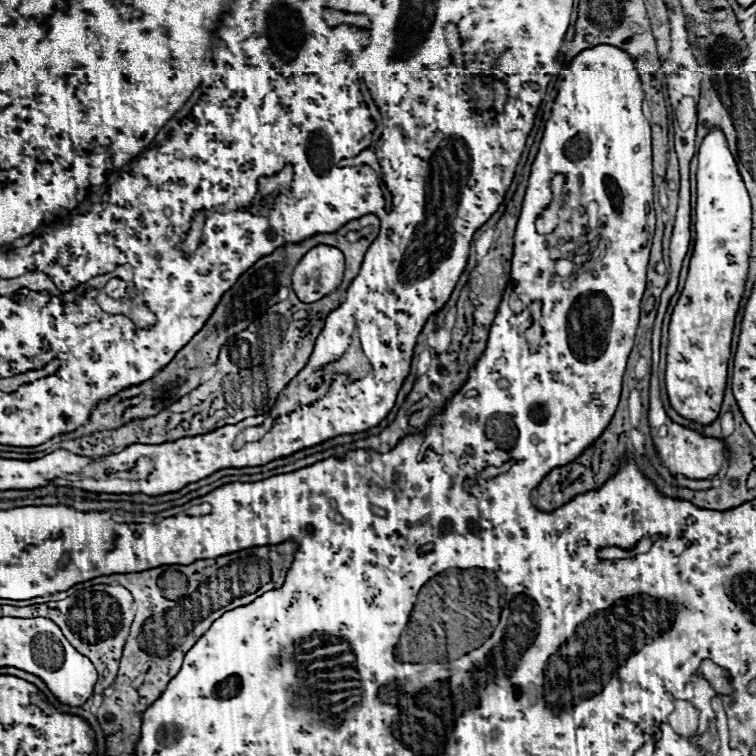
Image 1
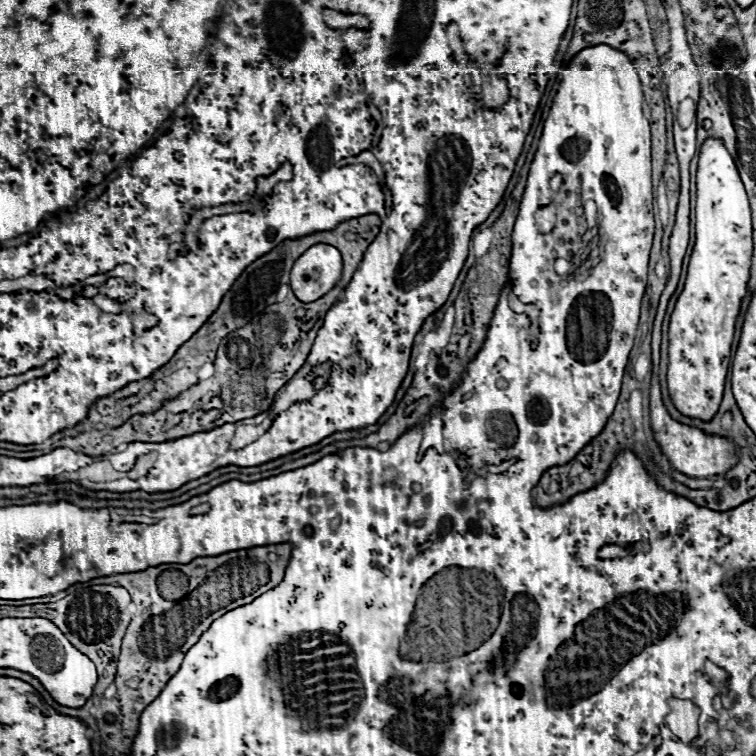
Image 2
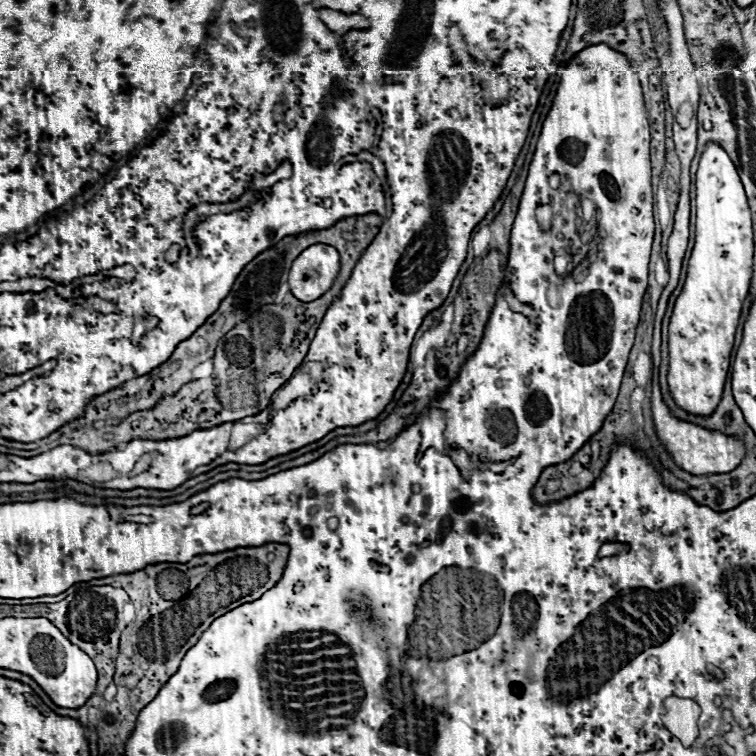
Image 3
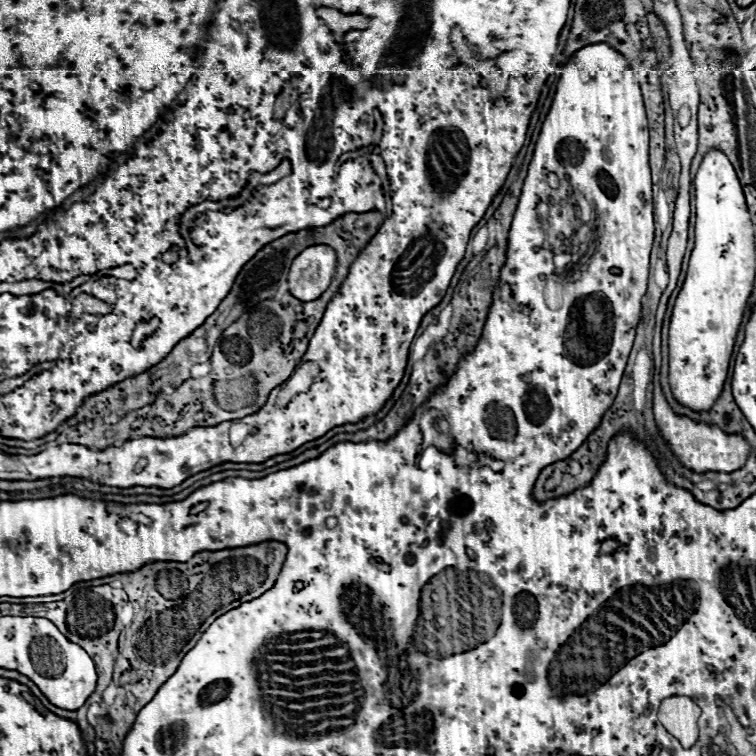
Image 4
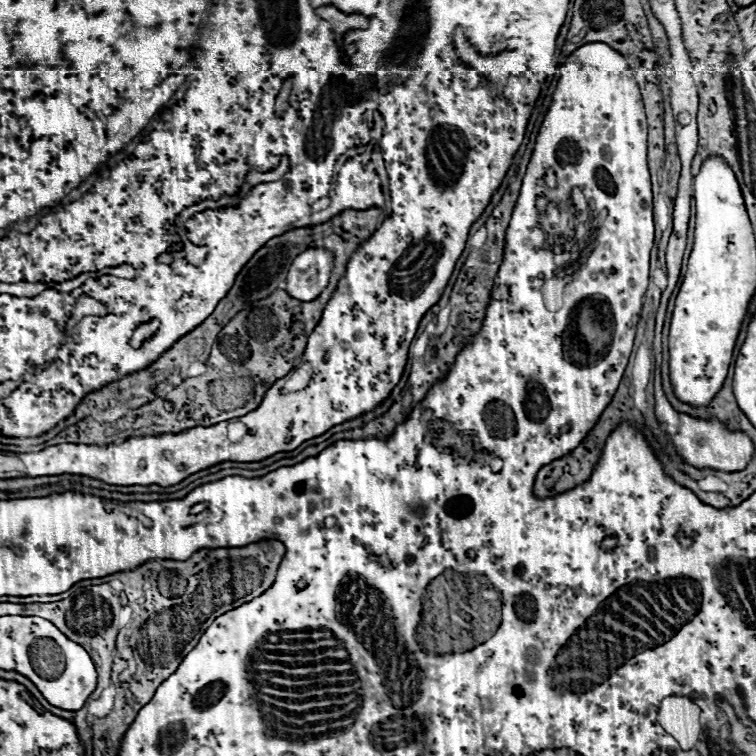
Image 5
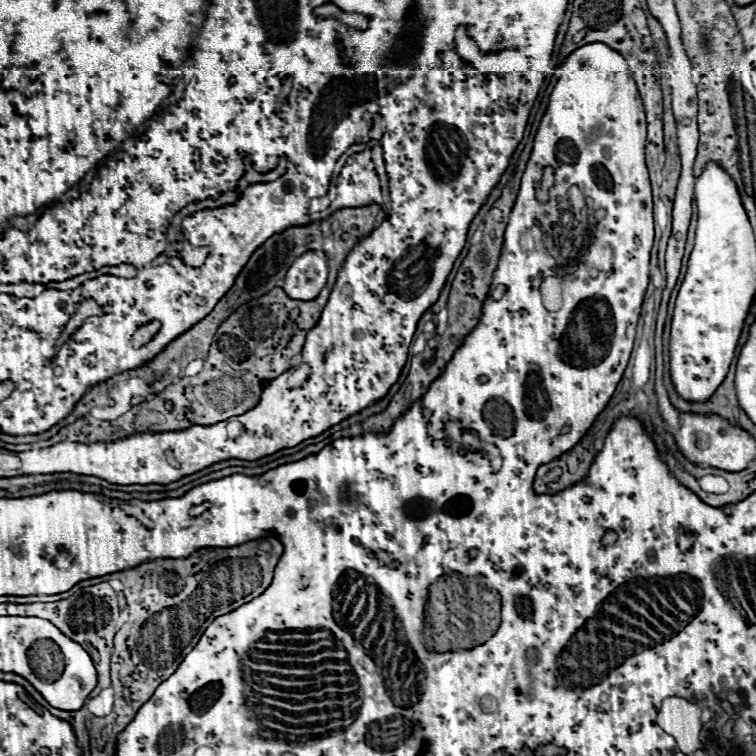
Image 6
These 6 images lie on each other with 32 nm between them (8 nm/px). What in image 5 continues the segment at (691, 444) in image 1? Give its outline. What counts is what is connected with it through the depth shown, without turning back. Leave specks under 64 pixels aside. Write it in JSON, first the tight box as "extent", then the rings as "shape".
{"extent":[654,368,754,472],"shape":[[[656,368],[656,378],[654,378],[654,398],[656,398],[656,418],[660,422],[660,426],[664,428],[666,436],[670,436],[676,452],[680,454],[680,458],[698,468],[712,468],[712,470],[722,470],[722,472],[736,472],[742,470],[748,460],[754,454],[754,444],[750,442],[750,438],[744,432],[730,432],[724,424],[714,422],[714,420],[698,420],[692,418],[688,414],[678,414],[672,410],[672,406],[668,404],[662,384],[660,384],[660,368]]]}

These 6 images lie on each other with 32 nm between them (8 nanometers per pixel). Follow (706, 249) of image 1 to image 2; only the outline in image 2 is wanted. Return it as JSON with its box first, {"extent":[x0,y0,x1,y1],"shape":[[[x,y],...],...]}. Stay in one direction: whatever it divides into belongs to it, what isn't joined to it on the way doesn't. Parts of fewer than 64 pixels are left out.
{"extent":[667,138,752,422],"shape":[[[706,138],[698,156],[696,174],[698,194],[696,194],[696,244],[688,264],[688,276],[674,310],[668,329],[668,369],[667,386],[676,409],[690,418],[700,418],[710,422],[722,402],[728,364],[730,364],[734,326],[740,312],[740,302],[746,296],[746,282],[750,276],[752,258],[752,222],[750,204],[744,184],[740,180],[738,168],[720,138]]]}

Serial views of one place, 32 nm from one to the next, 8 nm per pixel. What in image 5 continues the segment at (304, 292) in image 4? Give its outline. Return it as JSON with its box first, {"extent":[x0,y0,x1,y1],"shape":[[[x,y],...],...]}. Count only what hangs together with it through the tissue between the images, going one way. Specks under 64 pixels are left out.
{"extent":[286,248,334,302],"shape":[[[308,248],[292,262],[288,270],[286,292],[302,302],[316,300],[328,286],[334,254],[326,248]]]}

